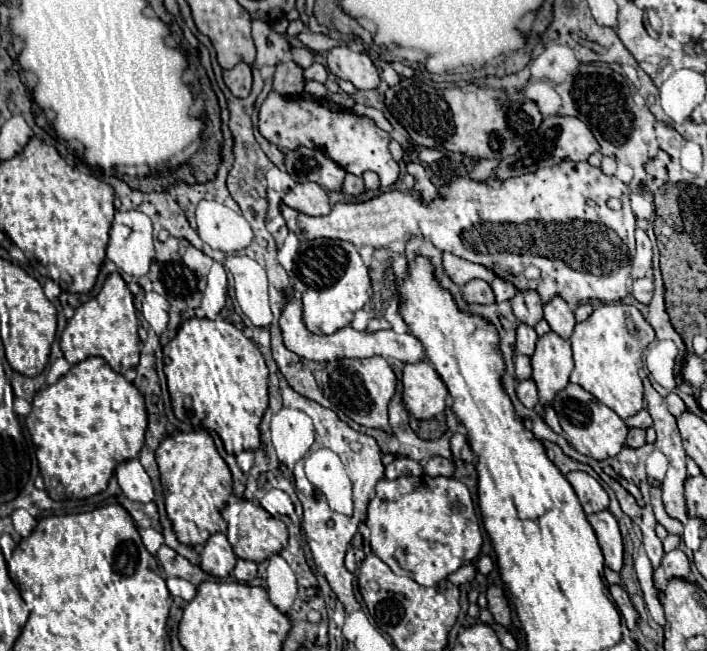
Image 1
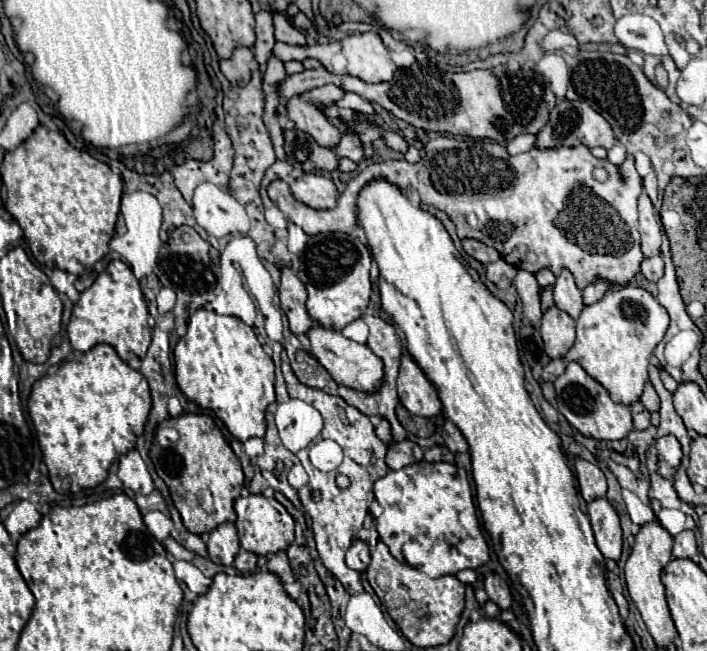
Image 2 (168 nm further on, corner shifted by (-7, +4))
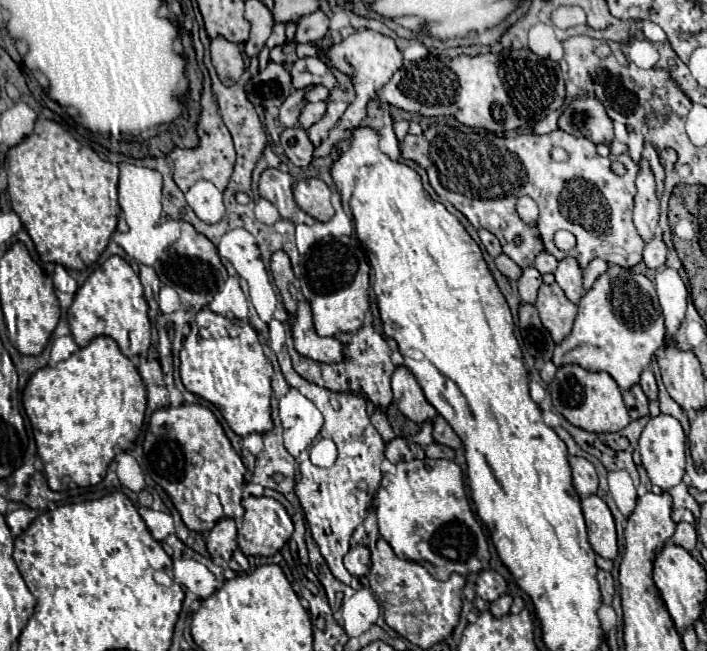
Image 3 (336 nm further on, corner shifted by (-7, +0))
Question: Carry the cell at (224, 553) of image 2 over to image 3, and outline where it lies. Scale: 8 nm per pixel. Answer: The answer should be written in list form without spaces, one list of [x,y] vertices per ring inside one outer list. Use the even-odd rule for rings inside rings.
[[[220,519],[214,529],[206,537],[206,547],[210,557],[222,557],[224,561],[230,561],[232,553],[238,549],[236,543],[236,525],[234,519]]]

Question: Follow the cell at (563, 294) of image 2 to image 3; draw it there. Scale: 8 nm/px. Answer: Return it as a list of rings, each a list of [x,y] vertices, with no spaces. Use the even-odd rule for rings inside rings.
[[[574,257],[562,259],[558,263],[558,269],[554,271],[554,277],[556,277],[556,283],[560,285],[560,289],[564,291],[564,295],[568,297],[568,301],[578,305],[584,295],[582,269],[578,269],[578,261]]]

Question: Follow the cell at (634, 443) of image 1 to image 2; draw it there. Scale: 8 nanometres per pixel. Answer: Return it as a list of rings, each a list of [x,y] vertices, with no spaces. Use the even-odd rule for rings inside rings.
[[[640,401],[632,403],[630,409],[632,409],[632,419],[634,419],[634,429],[640,429],[640,431],[646,429],[650,425],[650,411]]]

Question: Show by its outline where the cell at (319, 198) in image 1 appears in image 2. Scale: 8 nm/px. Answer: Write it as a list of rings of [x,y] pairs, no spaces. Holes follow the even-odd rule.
[[[306,173],[302,177],[298,177],[292,185],[292,195],[312,207],[312,209],[334,209],[336,207],[336,199],[338,199],[338,191],[336,185],[332,183],[332,179],[322,177],[322,175],[314,175],[314,173]]]

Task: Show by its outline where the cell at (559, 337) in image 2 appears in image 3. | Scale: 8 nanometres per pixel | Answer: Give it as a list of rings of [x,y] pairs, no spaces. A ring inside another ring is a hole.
[[[554,283],[554,285],[540,287],[536,309],[538,309],[542,325],[550,331],[554,343],[562,343],[570,335],[578,307],[566,301],[566,295]]]

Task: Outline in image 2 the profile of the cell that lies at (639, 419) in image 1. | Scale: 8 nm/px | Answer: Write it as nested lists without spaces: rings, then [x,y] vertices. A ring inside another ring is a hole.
[[[650,381],[646,383],[646,387],[644,387],[644,393],[642,393],[640,401],[644,403],[644,407],[646,407],[648,411],[658,411],[658,405],[660,405],[660,401],[658,401],[658,395],[656,395],[654,387],[650,385]]]

